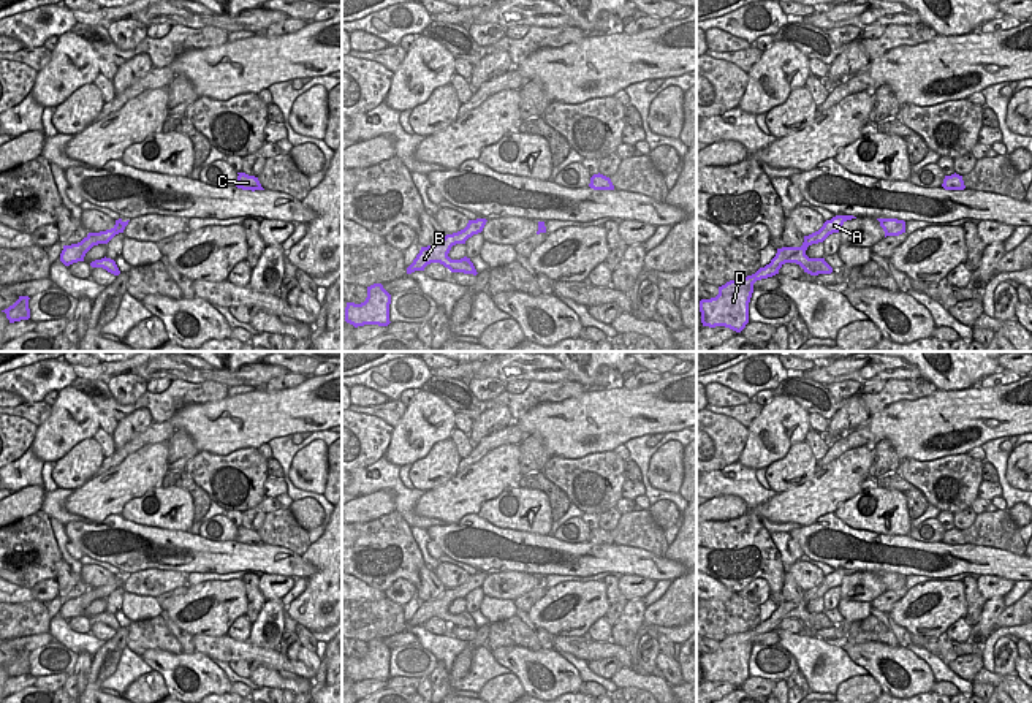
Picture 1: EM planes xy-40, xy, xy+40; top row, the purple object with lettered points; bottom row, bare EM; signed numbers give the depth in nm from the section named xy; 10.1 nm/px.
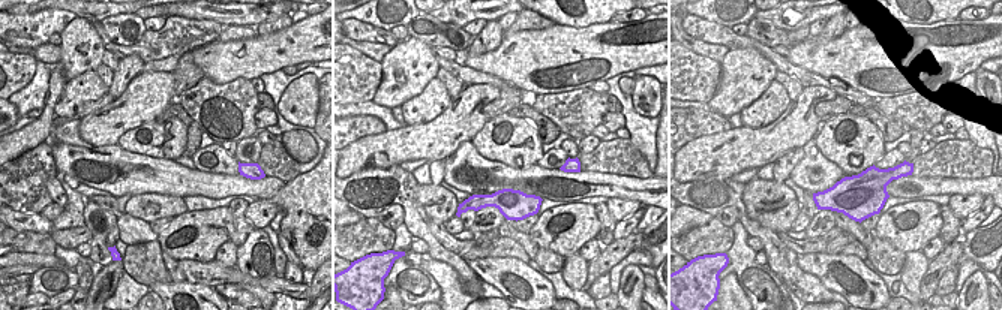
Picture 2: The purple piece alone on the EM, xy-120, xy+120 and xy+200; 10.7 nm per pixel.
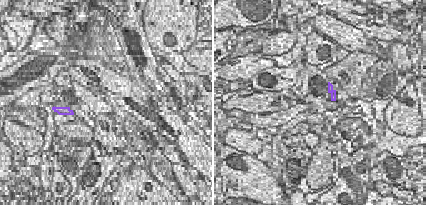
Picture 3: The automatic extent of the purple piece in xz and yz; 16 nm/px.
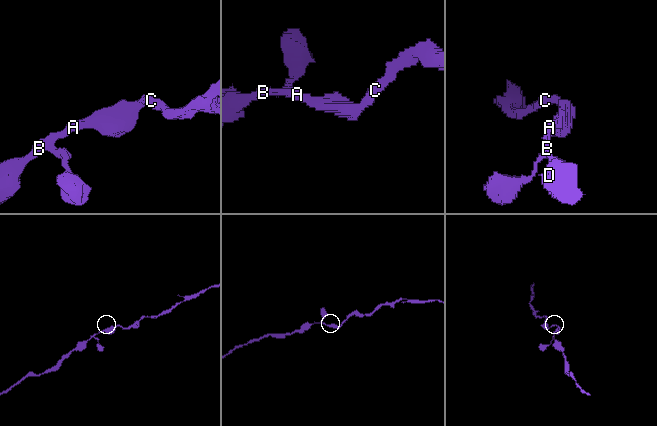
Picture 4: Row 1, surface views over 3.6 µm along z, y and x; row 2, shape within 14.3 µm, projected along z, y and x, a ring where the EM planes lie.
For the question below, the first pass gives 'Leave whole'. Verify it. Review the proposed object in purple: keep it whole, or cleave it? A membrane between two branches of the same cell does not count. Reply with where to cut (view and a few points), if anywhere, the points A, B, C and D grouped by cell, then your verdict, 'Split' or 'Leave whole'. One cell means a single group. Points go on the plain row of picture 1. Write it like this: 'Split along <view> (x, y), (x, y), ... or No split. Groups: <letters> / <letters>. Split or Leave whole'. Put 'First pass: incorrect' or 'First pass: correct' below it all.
No split. Groups: A B C D. Leave whole
First pass: correct

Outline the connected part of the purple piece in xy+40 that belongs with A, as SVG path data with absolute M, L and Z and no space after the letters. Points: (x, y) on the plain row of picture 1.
M836 570L831 575L826 575L818 586L804 591L801 602L777 603L777 608L771 618L760 622L755 629L730 635L719 641L719 649L715 652L700 656L703 681L725 681L741 687L749 678L749 657L753 648L753 638L779 629L779 624L785 618L799 619L804 627L810 630L831 629L833 622L825 616L825 613L809 613L806 605L812 598L823 597L829 589L839 587L842 580L852 573L856 572Z

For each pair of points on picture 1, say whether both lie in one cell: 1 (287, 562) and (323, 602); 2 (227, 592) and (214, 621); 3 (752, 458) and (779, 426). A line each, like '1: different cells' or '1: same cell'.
1: different cells
2: same cell
3: same cell

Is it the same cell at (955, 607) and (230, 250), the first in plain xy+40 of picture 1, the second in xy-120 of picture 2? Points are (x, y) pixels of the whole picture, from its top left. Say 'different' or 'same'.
different

